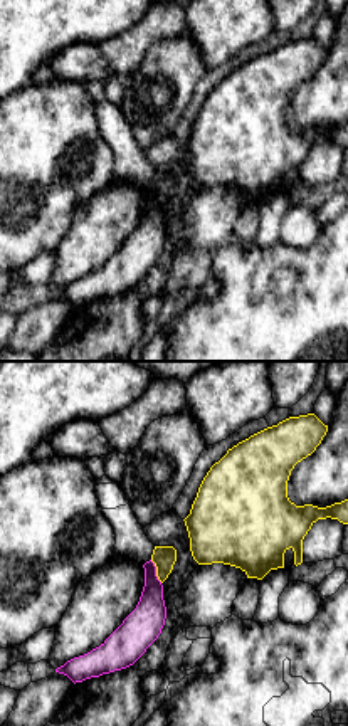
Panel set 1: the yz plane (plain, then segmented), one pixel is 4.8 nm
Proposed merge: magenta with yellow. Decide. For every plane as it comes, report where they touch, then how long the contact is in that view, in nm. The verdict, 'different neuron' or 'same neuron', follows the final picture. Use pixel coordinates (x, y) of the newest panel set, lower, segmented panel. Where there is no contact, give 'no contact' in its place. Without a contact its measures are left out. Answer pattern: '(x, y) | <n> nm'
(155, 572) | 130 nm

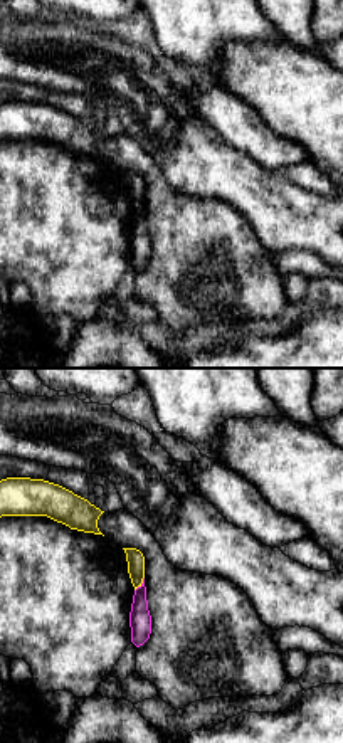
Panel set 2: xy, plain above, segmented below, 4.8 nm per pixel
(142, 584) | 80 nm

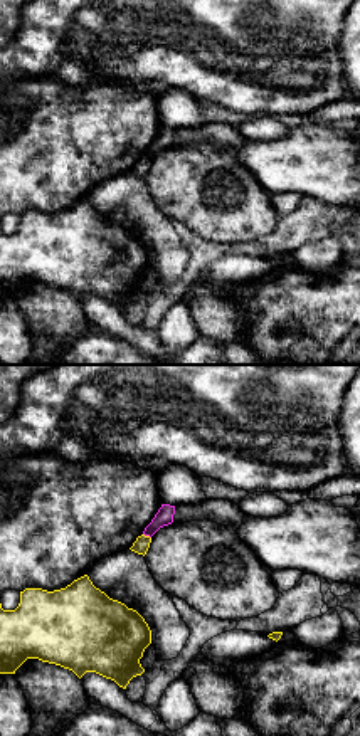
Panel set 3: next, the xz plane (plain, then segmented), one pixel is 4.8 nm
(147, 535) | 50 nm

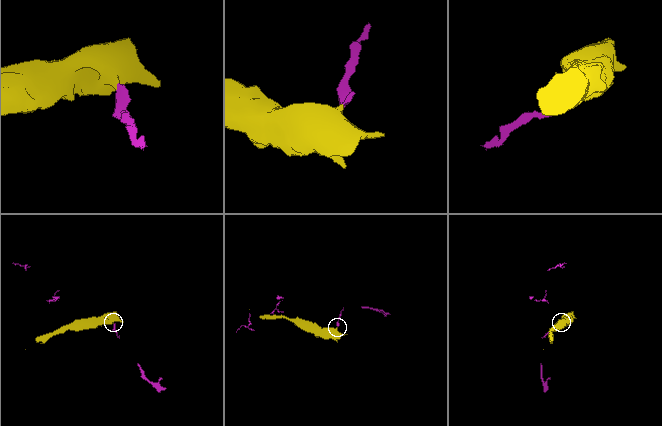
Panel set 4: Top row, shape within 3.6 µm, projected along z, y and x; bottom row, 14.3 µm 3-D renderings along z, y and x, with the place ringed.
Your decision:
different neuron

